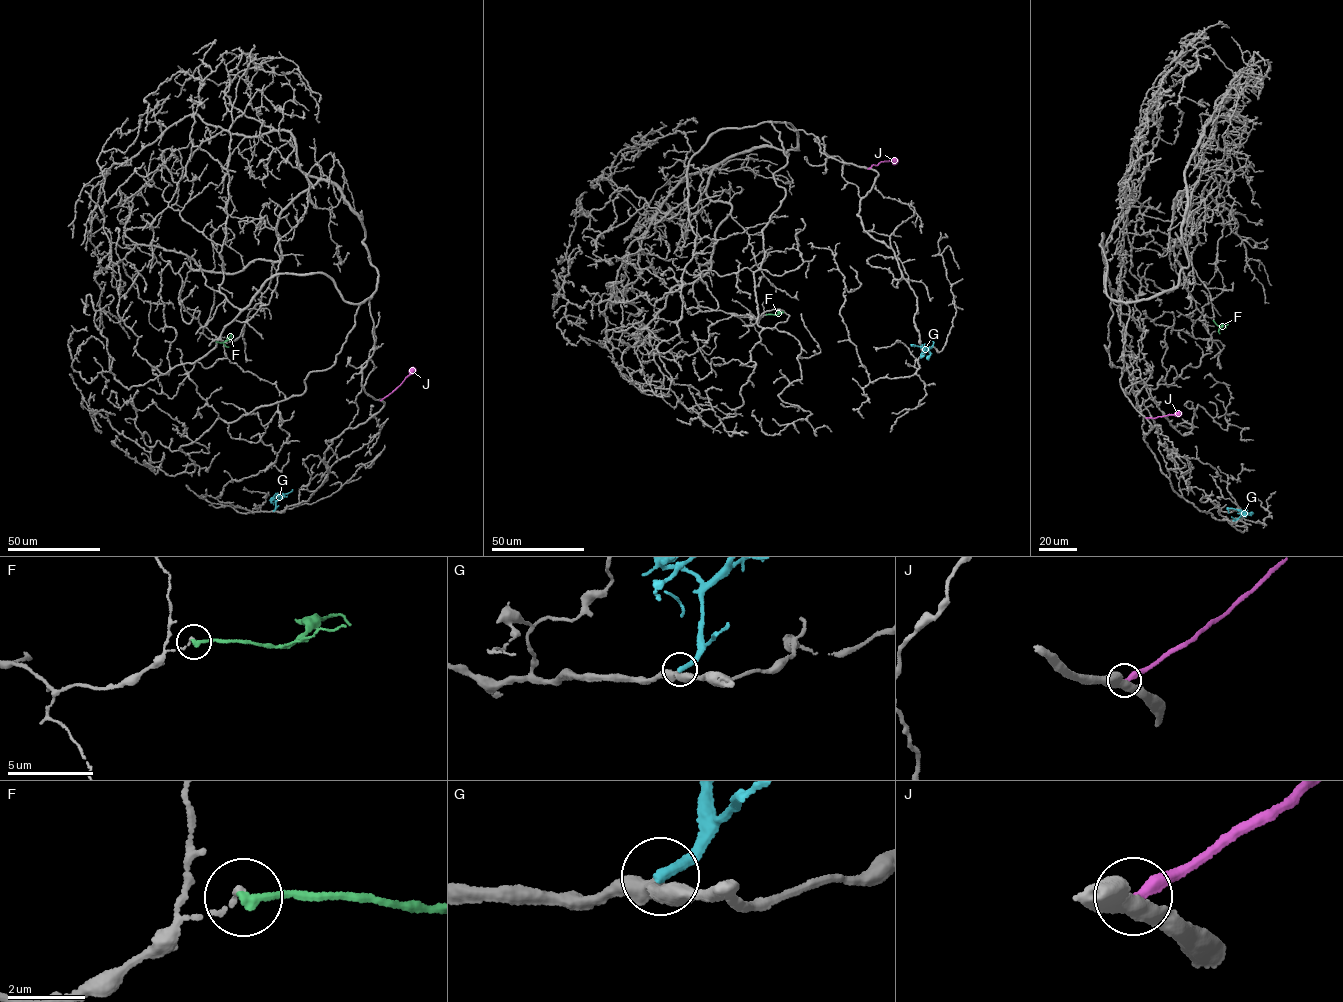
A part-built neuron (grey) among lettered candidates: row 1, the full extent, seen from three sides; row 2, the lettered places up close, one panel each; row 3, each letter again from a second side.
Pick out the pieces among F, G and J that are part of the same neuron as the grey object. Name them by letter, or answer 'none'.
none

